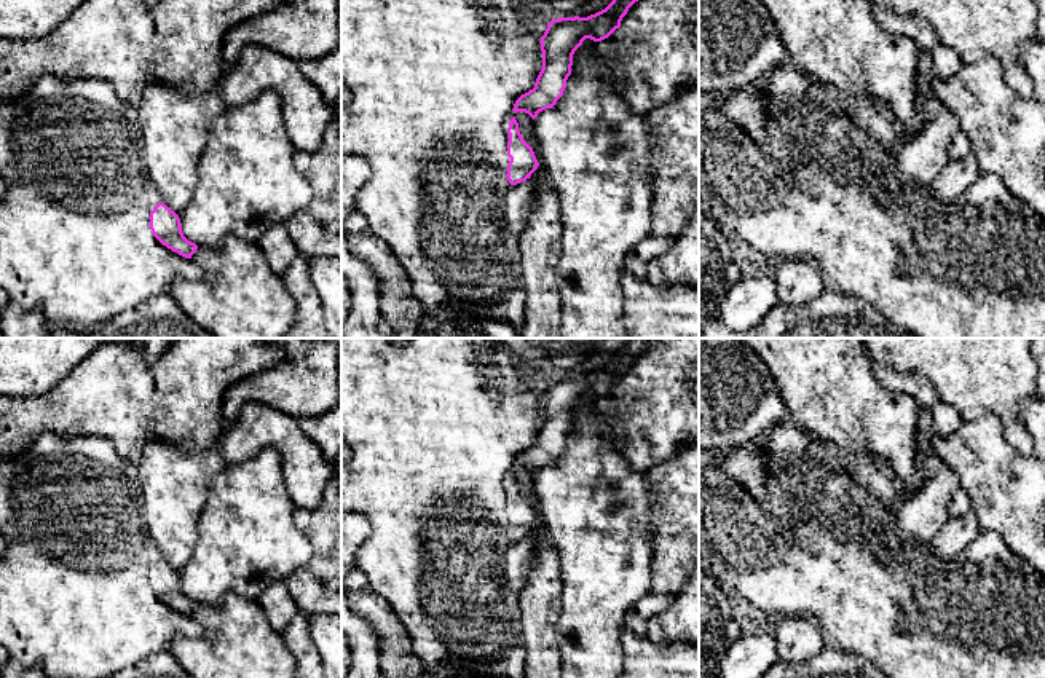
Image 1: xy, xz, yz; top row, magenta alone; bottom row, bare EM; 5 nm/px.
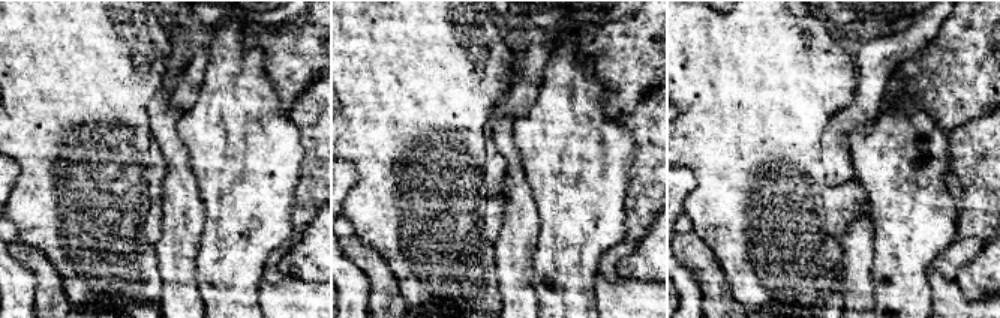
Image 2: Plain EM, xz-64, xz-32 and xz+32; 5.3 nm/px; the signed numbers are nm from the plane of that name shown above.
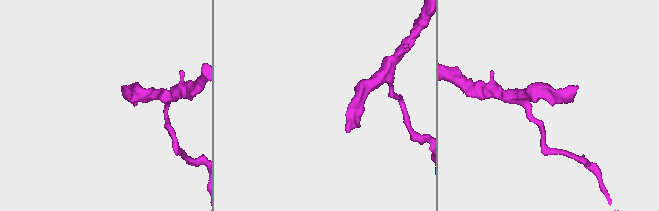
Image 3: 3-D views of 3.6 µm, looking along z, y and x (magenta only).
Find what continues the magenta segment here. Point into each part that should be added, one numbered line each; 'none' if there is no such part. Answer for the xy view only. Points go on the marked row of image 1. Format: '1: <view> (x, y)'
1: xy (153, 195)

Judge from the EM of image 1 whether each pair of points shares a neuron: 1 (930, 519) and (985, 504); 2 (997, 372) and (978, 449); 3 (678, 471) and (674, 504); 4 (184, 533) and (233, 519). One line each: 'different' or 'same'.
1: different
2: different
3: same
4: different

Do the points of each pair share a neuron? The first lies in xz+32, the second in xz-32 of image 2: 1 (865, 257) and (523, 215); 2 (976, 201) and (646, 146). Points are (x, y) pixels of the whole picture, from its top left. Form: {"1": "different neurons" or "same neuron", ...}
{"1": "same neuron", "2": "same neuron"}

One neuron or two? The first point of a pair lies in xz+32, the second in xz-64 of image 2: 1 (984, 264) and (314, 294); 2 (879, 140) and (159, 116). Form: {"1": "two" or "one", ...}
{"1": "two", "2": "two"}

